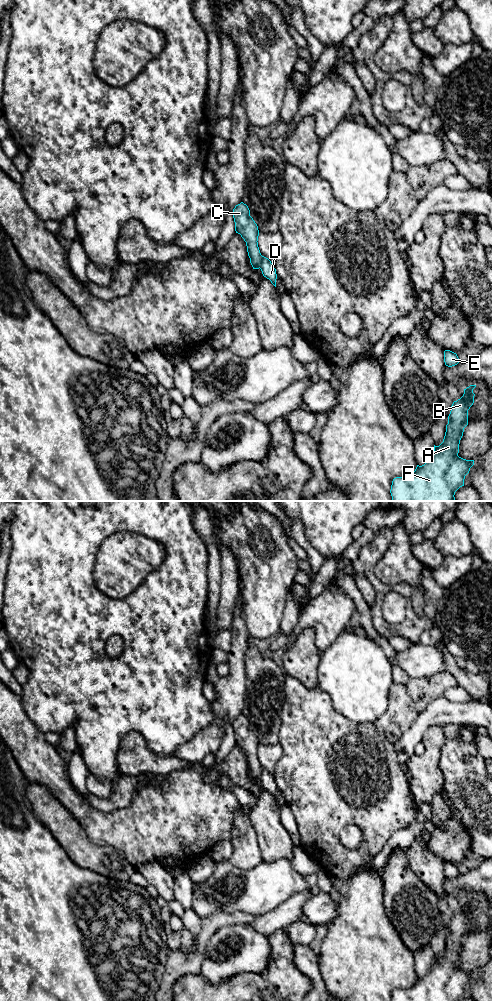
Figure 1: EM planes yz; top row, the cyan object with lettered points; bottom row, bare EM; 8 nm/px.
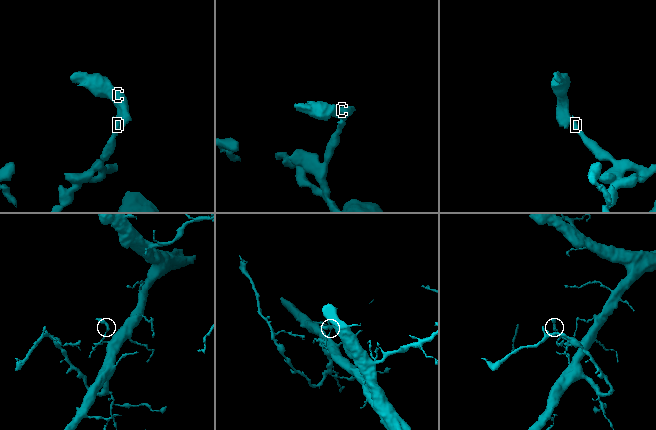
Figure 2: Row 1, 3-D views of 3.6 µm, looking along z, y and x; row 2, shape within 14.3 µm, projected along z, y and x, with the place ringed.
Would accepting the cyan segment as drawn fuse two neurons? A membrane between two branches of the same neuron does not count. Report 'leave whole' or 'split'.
split

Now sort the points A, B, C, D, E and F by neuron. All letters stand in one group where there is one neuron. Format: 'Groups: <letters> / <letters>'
Groups: A B D E F / C

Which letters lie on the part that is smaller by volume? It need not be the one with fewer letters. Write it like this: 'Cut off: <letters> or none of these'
Cut off: C

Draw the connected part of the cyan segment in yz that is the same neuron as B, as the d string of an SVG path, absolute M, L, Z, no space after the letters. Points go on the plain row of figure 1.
M470 897L464 901L463 908L453 914L443 954L439 958L434 957L431 970L424 977L417 977L411 988L394 990L391 1001L459 1001L464 998L465 988L474 977L474 972L463 971L458 968L458 965L464 940L468 937L468 922L474 915L475 899L476 897Z

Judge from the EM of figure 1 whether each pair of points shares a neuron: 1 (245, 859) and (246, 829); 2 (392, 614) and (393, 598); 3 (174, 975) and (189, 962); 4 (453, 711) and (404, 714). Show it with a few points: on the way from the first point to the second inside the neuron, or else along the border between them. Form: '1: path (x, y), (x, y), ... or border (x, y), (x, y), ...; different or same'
1: path (245, 852), (245, 836); same
2: path (393, 610), (393, 602); same
3: path (178, 971), (185, 964); same
4: border (419, 712), (416, 719), (404, 733); different

